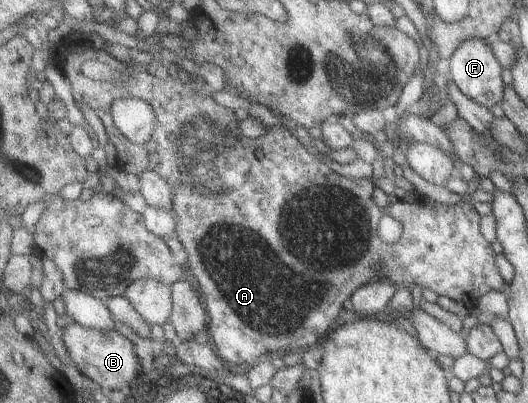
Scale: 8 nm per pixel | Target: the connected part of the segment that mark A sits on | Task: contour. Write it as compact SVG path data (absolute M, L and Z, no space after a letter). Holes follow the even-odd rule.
M70 34L59 42L54 60L71 83L75 103L88 105L101 119L110 143L117 148L118 168L137 177L145 172L157 172L174 189L173 210L178 215L175 236L187 252L189 278L205 297L209 341L221 359L239 365L256 364L273 351L283 355L320 345L350 297L364 284L382 279L391 281L397 289L410 285L430 289L437 295L461 301L468 310L491 290L508 293L509 285L495 263L497 254L481 233L482 215L471 201L443 205L427 197L417 203L400 197L384 210L380 209L373 201L375 187L370 177L351 179L335 173L289 130L271 127L261 137L245 137L236 112L220 106L209 96L208 84L201 76L193 74L192 82L185 82L178 78L159 78L147 71L140 73L102 49L82 49L82 53L77 53L82 45L76 46L71 39ZM85 60L109 64L113 69L129 73L130 80L121 83L94 80L82 72ZM120 97L139 98L153 106L156 122L149 141L132 142L117 129L111 103ZM257 151L263 152L261 159L257 159ZM384 213L403 224L398 241L383 242L378 234L378 223ZM269 255L277 255L279 259L269 259Z

